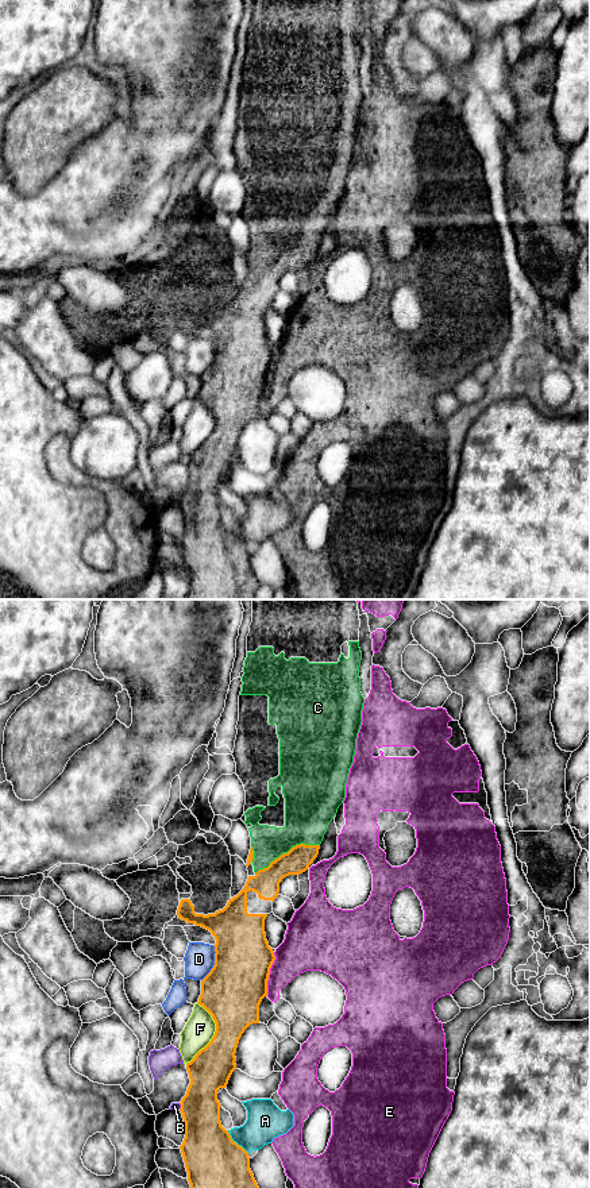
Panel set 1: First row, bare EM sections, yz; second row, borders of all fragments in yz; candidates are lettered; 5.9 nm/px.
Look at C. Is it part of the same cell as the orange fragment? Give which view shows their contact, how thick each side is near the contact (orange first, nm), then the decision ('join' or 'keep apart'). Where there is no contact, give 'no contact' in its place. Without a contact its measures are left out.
meets orange in yz; 160 nm thick on the orange side, 280 nm on the other; join

